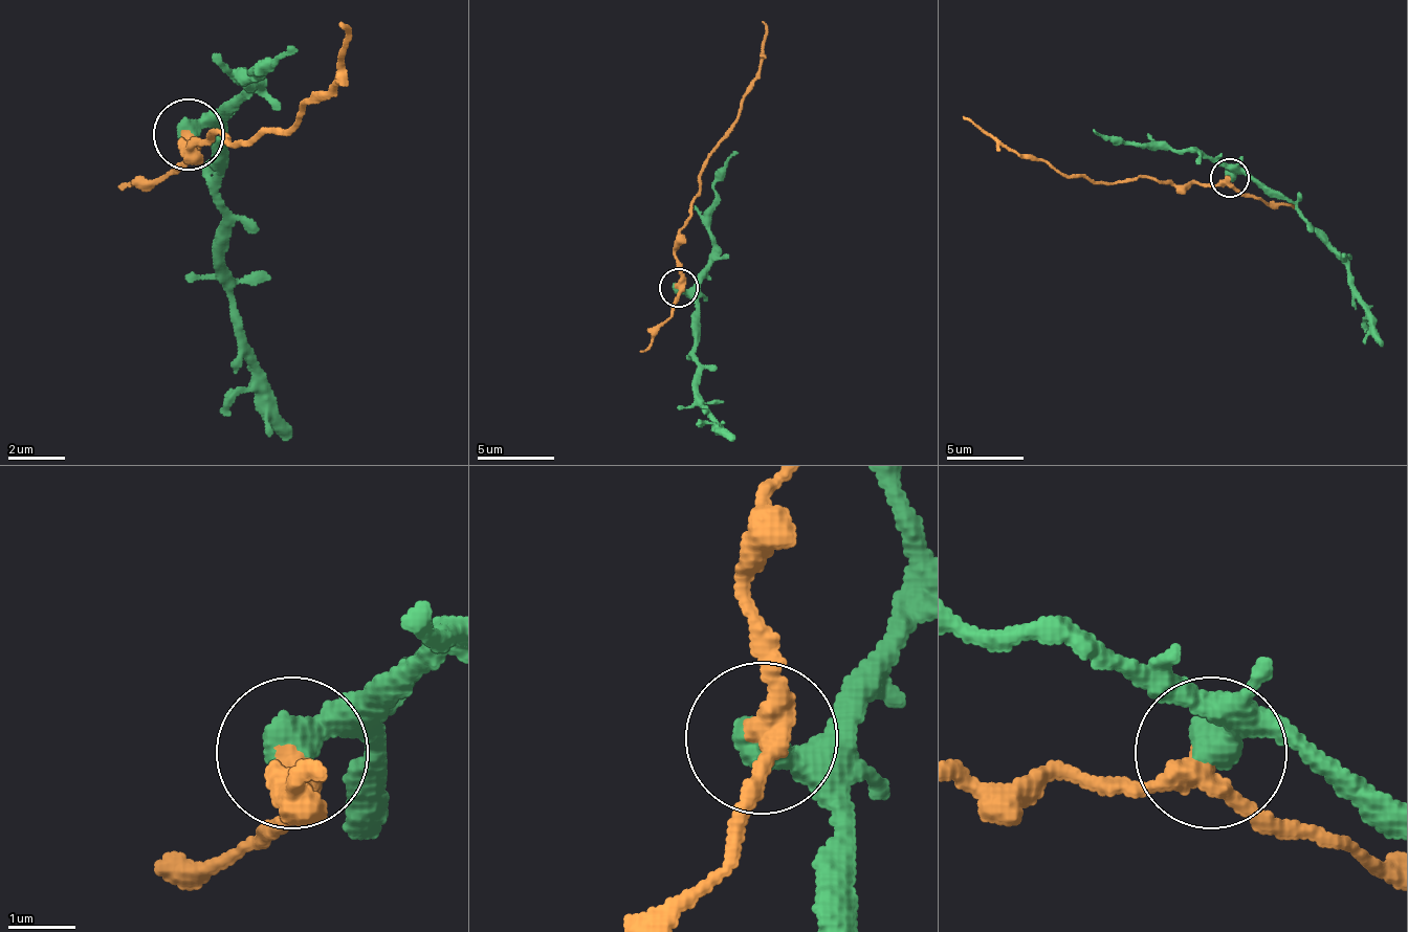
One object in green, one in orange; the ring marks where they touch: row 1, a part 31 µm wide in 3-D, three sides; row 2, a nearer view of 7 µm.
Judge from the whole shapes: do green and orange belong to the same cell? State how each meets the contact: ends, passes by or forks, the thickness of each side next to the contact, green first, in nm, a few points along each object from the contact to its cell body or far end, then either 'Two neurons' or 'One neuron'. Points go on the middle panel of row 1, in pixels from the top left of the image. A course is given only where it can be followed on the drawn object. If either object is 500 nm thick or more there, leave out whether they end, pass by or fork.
Thickness 600 nm (green) against 320 nm. Course of green: (678, 288), (692, 300), (697, 397), (735, 440). Course of orange: (678, 288), (678, 230), (689, 215), (708, 153), (731, 126), (758, 71), (763, 21). Two neurons

